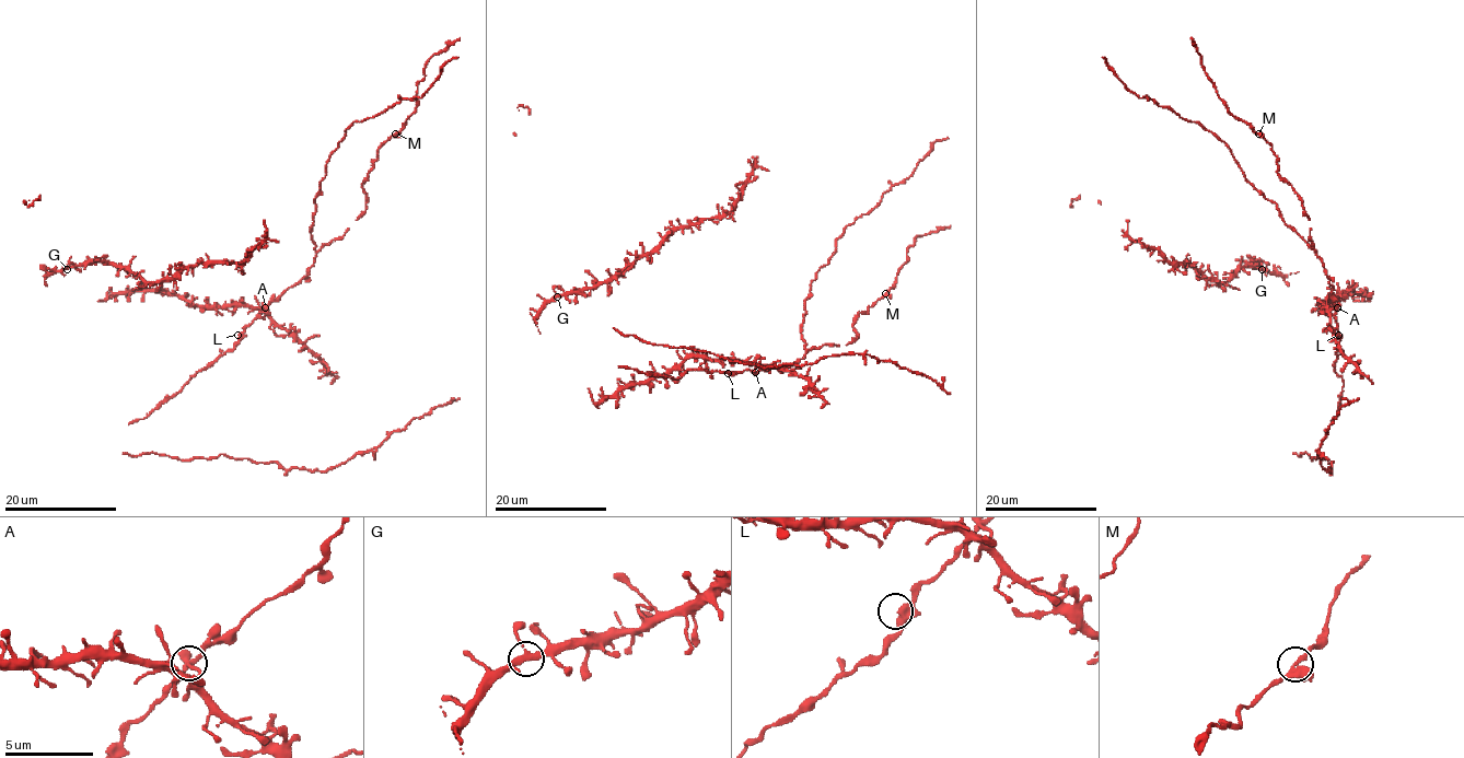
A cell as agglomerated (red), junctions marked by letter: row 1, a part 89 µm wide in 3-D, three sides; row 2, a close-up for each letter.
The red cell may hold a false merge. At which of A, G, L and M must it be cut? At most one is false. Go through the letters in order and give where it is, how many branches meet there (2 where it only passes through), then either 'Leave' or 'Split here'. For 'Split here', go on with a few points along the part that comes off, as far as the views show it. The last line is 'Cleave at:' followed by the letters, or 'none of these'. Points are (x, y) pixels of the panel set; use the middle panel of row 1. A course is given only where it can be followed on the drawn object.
A: Place: (755, 372). Branches: 3. Leave
G: Place: (557, 296). Branches: 3. Leave
L: Place: (728, 373). Branches: 3. Leave
M: Place: (885, 293). Branches: 3. Leave
Cleave at: none of these

